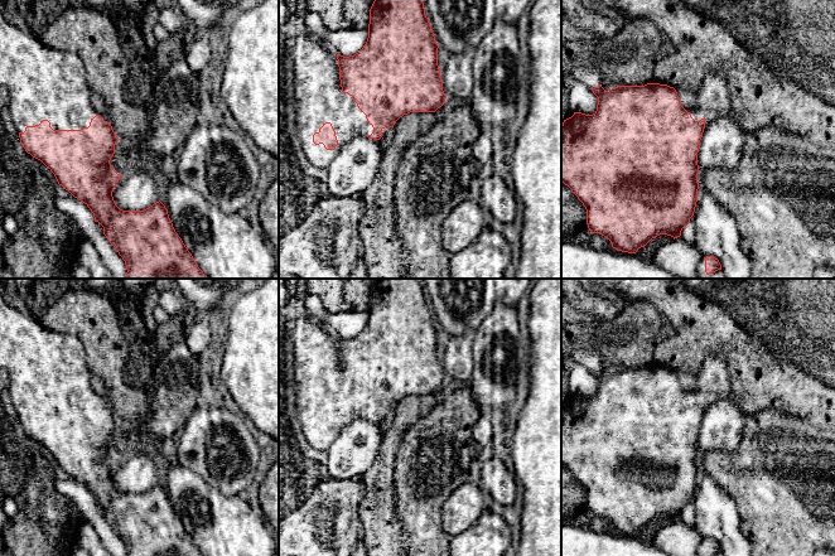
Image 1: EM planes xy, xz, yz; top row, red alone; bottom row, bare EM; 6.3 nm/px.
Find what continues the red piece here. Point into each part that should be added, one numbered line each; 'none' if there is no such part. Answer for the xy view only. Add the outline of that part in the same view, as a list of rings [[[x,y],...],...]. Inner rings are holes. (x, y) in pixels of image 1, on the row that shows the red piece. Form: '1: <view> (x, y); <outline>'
1: xy (43, 83); [[[0,13],[0,86],[8,88],[9,103],[6,108],[9,110],[9,115],[18,132],[24,132],[26,126],[39,125],[43,120],[48,120],[53,130],[81,130],[83,127],[88,127],[91,120],[96,115],[98,115],[102,119],[102,122],[106,121],[103,116],[93,108],[93,105],[91,102],[92,91],[87,84],[86,69],[79,55],[73,52],[52,49],[44,45],[38,37],[32,34],[30,32],[20,30],[18,26],[10,23],[1,13]]]

